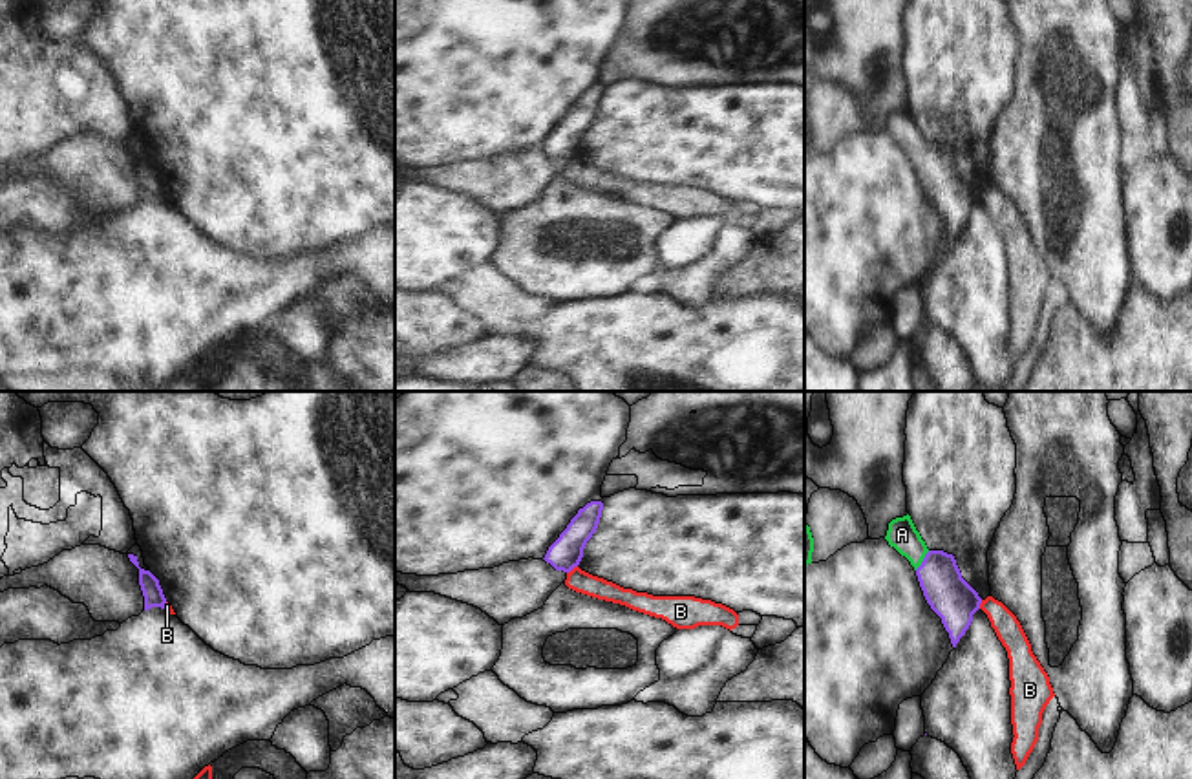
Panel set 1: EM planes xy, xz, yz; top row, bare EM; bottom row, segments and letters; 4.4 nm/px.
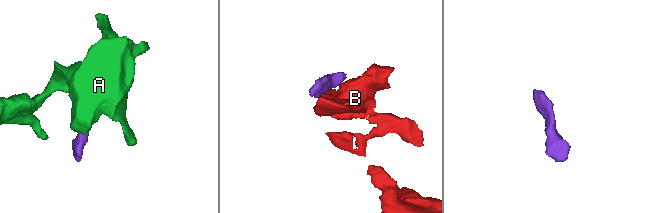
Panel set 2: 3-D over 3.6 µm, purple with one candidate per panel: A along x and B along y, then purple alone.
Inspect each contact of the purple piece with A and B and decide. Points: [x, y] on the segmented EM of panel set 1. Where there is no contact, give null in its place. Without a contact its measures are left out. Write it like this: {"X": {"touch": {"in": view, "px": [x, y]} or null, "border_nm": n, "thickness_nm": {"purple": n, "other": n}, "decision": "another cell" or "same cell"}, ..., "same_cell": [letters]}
{"A": {"touch": {"in": "yz", "px": [924, 560]}, "border_nm": 110, "thickness_nm": {"purple": 190, "other": 140}, "decision": "same cell"}, "B": {"touch": {"in": "xz", "px": [571, 569]}, "border_nm": 60, "thickness_nm": {"purple": 150, "other": 100}, "decision": "another cell"}, "same_cell": ["A"]}

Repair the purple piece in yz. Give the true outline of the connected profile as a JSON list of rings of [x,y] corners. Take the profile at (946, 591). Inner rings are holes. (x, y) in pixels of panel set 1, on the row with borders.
[[[909,514],[889,523],[885,539],[914,567],[927,603],[942,618],[951,644],[956,647],[969,629],[973,614],[980,609],[982,598],[962,578],[954,556],[929,550]]]

